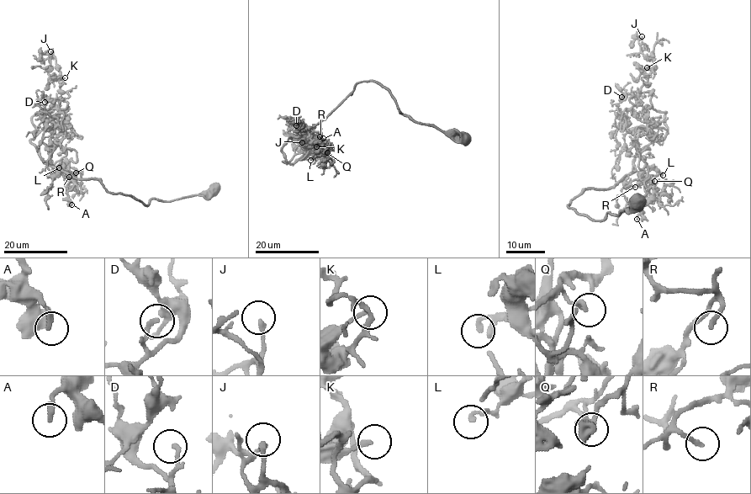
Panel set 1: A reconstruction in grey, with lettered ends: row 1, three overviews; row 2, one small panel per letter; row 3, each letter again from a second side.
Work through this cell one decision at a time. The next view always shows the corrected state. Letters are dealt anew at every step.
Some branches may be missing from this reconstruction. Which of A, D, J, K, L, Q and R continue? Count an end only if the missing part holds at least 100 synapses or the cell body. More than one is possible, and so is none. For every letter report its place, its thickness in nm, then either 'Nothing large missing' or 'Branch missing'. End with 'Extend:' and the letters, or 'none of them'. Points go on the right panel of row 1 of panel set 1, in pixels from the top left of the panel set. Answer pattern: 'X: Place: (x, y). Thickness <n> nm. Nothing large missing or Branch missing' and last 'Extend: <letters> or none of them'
A: Place: (637, 219). Thickness 200 nm. Branch missing
D: Place: (621, 97). Thickness 190 nm. Nothing large missing
J: Place: (642, 36). Thickness 200 nm. Nothing large missing
K: Place: (647, 67). Thickness 160 nm. Nothing large missing
L: Place: (663, 175). Thickness 180 nm. Nothing large missing
Q: Place: (654, 181). Thickness 200 nm. Nothing large missing
R: Place: (635, 187). Thickness 180 nm. Nothing large missing
Extend: A

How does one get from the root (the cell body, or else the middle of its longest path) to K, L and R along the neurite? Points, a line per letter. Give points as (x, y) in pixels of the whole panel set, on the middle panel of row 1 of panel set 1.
K: (466, 137), (413, 121), (386, 89), (362, 81), (288, 138), (283, 162), (316, 146)
L: (466, 137), (413, 121), (386, 89), (362, 81), (309, 129), (320, 133), (305, 147), (328, 140), (310, 160)
R: (466, 137), (413, 121), (400, 112), (393, 95), (372, 81), (358, 82), (309, 129), (319, 132), (319, 136)

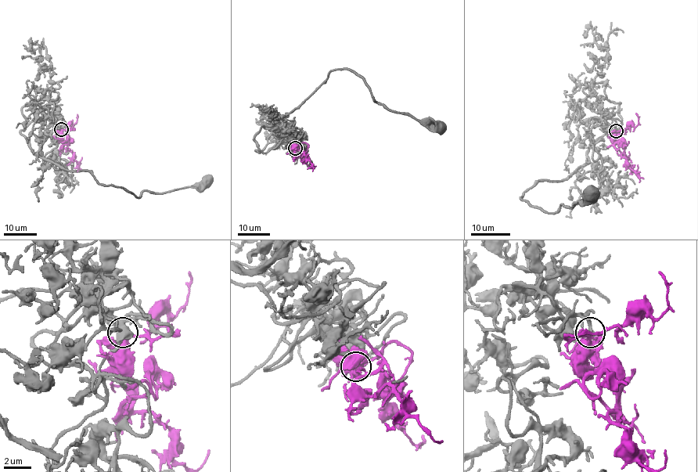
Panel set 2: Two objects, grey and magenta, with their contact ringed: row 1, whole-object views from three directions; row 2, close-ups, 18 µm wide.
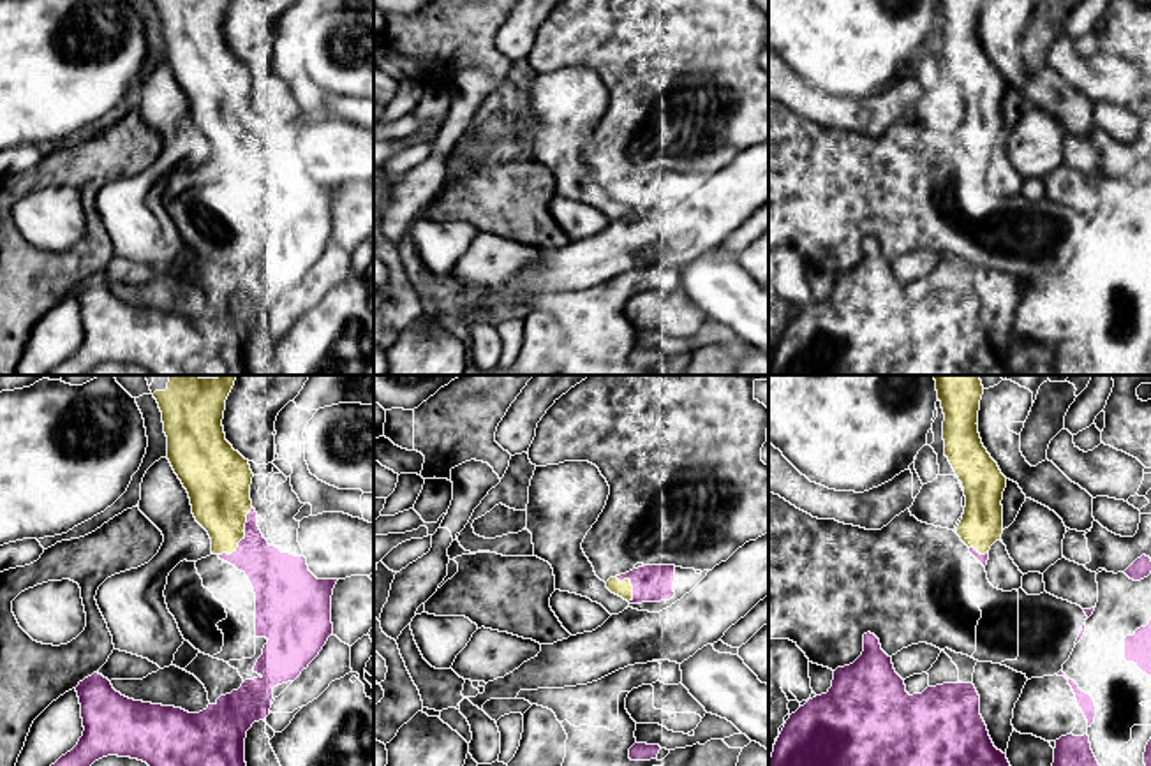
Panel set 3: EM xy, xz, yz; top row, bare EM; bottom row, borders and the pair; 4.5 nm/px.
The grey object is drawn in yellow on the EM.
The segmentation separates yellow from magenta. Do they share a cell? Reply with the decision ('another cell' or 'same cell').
same cell

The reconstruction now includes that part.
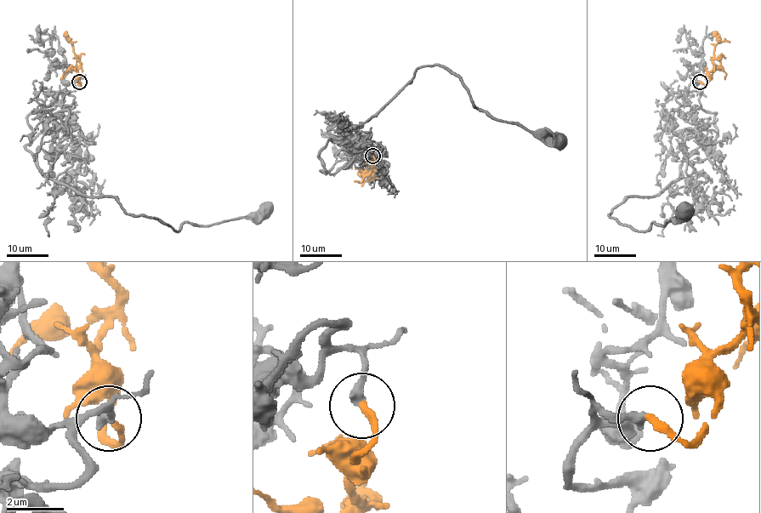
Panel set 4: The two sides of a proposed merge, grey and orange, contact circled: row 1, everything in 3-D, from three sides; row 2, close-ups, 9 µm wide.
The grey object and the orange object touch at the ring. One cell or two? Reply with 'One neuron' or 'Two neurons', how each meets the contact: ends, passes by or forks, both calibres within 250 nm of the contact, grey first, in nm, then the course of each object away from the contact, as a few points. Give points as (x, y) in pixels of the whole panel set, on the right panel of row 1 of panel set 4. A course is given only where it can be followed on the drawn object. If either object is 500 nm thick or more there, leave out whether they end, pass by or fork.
One neuron. At the ring grey ends. At the ring orange ends. Thickness 340 nm (grey) against 280 nm. Course of grey: (700, 81), (689, 90), (714, 112), (716, 139), (664, 189), (628, 196), (609, 215), (645, 230), (683, 210). Course of orange: (700, 81), (707, 84), (709, 71), (713, 67), (712, 58), (718, 40), (714, 31)

